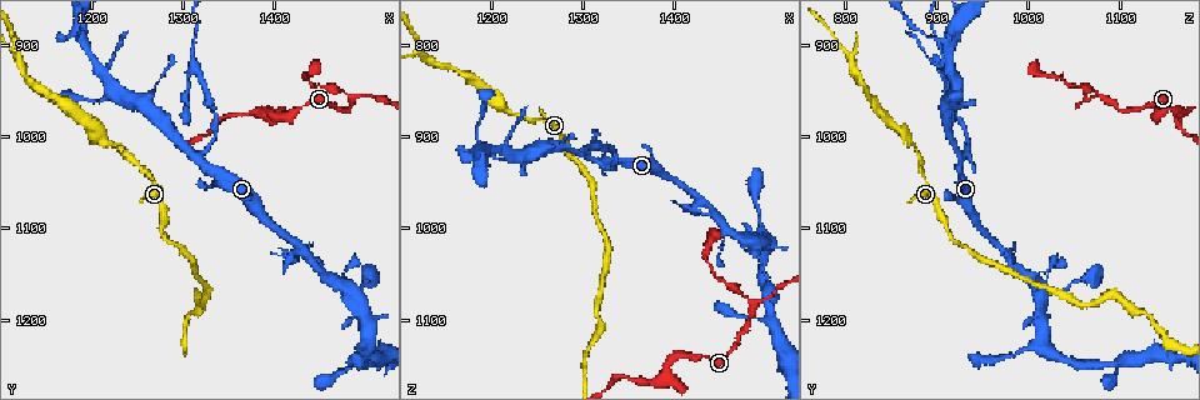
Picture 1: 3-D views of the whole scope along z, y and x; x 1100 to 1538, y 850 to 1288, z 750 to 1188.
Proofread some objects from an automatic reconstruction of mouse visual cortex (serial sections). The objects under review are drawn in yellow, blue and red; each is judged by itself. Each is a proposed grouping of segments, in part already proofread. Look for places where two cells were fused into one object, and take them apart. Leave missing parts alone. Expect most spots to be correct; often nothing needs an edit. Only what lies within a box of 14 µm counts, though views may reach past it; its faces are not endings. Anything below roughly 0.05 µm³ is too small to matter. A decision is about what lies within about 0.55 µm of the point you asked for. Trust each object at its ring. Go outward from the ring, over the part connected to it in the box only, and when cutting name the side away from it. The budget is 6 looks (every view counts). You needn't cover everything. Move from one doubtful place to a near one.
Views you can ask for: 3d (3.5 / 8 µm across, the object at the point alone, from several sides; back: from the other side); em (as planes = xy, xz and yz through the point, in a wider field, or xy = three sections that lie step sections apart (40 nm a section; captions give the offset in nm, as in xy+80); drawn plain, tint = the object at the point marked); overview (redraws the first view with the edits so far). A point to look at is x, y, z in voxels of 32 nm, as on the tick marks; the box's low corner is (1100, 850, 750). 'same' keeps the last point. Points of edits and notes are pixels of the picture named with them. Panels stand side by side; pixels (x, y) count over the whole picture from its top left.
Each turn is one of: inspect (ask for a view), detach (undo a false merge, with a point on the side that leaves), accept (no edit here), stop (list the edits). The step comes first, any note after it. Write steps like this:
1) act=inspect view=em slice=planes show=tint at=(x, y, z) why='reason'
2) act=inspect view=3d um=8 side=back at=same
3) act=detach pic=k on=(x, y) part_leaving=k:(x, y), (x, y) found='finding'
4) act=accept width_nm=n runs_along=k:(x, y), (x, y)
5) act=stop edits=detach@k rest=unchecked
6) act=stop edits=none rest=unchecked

act=inspect view=3d um=3.5 at=(1390, 970, 1165) why='abrupt turn'

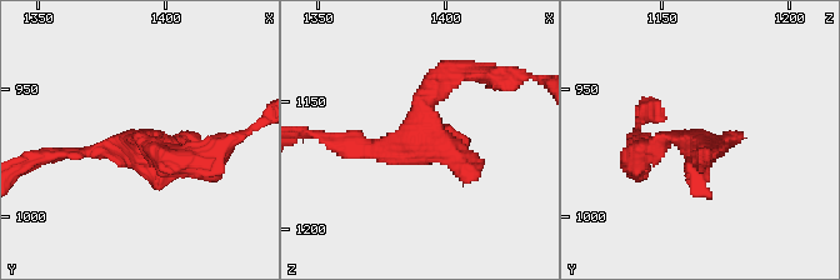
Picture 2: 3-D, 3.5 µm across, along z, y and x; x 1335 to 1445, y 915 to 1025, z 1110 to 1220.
act=inspect view=em slice=xy step=2 show=tint at=(1390, 971, 1165) why='shape alone is not enough'

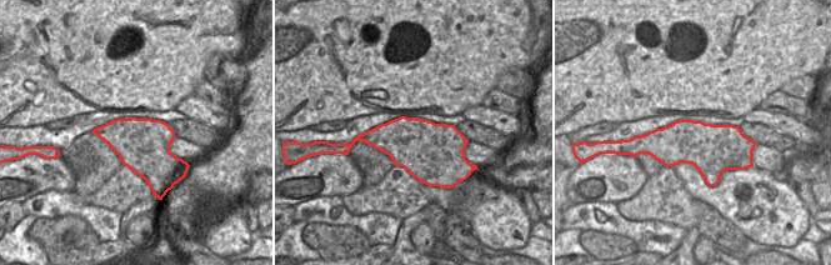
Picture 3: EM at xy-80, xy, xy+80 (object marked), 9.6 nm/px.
act=accept runs_along=2:(451, 74), (409, 144), (335, 144) found='all the same cell'

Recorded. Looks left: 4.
act=inspect view=3d um=3.5 at=(1490, 1170, 1025) why='four-way junction'

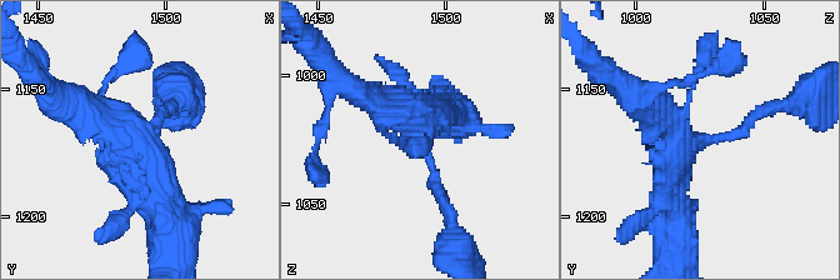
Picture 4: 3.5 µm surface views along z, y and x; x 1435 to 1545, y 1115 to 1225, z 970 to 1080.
act=inspect view=em slice=xy step=2 show=tint at=(1492, 1170, 1023) why='need the tissue'

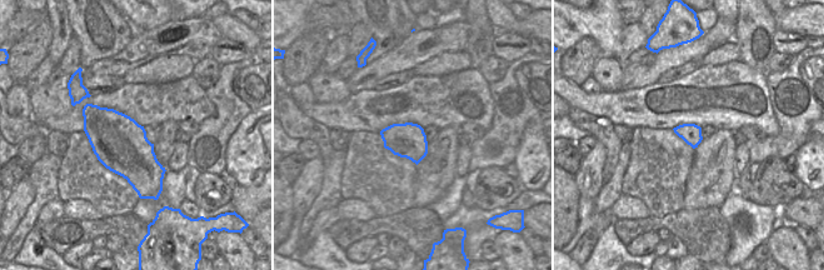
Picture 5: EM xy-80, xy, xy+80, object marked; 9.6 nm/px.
act=accept runs_along=4:(69, 101), (149, 163), (169, 225) found='continuous, no second cell'

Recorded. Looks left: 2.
act=stop edits=none rest=unchecked

